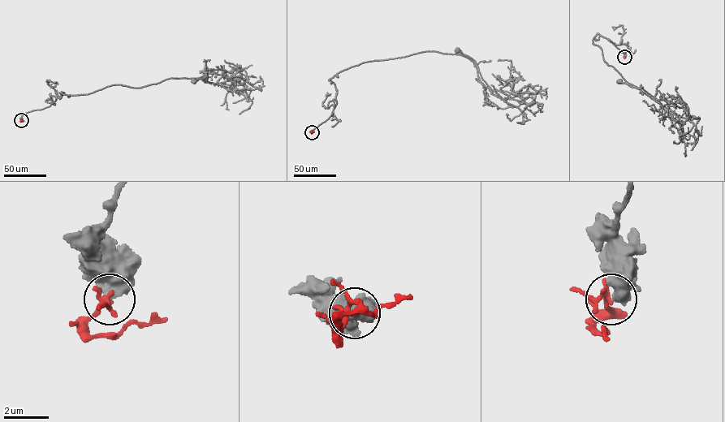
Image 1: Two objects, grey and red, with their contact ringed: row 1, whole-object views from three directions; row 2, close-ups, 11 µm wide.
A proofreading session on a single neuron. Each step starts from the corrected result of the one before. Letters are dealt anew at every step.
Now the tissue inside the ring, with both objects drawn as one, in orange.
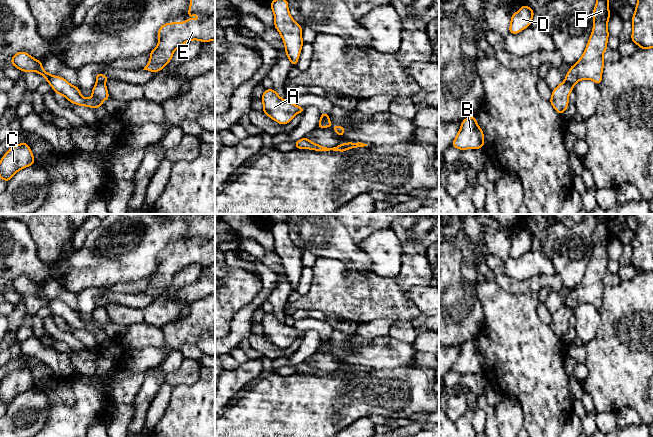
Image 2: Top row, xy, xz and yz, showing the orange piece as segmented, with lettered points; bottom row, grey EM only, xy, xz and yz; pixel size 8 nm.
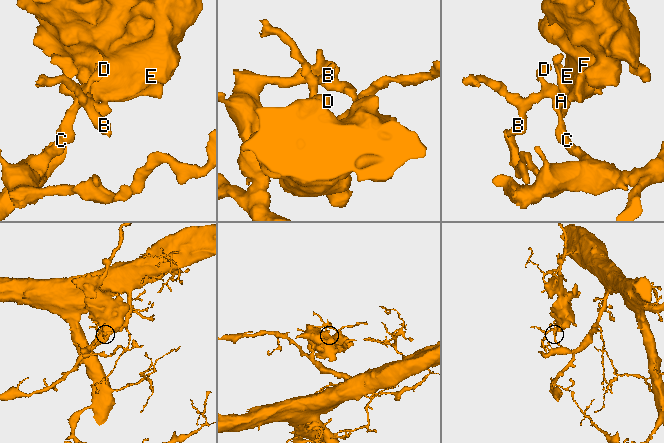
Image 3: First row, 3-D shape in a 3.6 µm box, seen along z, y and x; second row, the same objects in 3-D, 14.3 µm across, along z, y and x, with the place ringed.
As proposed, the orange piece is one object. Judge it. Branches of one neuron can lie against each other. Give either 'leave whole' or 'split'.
split

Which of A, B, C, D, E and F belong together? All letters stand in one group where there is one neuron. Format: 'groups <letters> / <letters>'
groups A B C D / E F

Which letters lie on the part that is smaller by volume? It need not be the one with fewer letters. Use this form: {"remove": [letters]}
{"remove": ["E", "F"]}

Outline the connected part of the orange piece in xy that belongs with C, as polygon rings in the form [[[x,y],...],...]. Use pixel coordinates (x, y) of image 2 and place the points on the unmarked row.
[[[20,367],[10,372],[0,384],[0,403],[8,406],[13,399],[36,388],[33,377],[27,367]]]

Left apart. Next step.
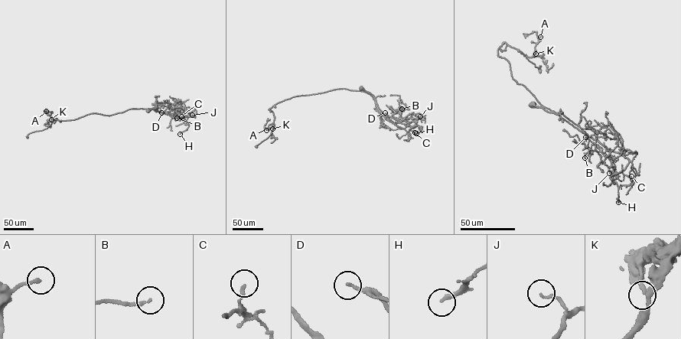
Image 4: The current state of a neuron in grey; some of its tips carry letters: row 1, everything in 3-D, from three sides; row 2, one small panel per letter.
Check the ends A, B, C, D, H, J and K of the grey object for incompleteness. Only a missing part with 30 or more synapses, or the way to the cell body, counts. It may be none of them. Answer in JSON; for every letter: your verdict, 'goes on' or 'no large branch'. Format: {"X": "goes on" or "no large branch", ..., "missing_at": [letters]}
{"A": "no large branch", "B": "no large branch", "C": "no large branch", "D": "no large branch", "H": "no large branch", "J": "no large branch", "K": "no large branch", "missing_at": []}

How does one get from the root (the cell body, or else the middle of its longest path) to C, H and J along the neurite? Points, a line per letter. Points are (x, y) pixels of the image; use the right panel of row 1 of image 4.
C: (532, 105), (559, 115), (608, 149), (626, 157), (629, 162), (621, 172), (631, 176)
H: (532, 105), (559, 115), (582, 132), (627, 159), (629, 162), (614, 180), (618, 187), (618, 202)
J: (532, 105), (559, 115), (608, 149), (622, 154), (627, 151), (623, 149), (612, 161), (614, 171), (609, 173)

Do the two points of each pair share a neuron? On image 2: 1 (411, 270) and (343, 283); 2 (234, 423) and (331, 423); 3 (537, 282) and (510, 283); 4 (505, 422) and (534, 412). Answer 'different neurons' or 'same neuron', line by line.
1: same neuron
2: same neuron
3: same neuron
4: different neurons

